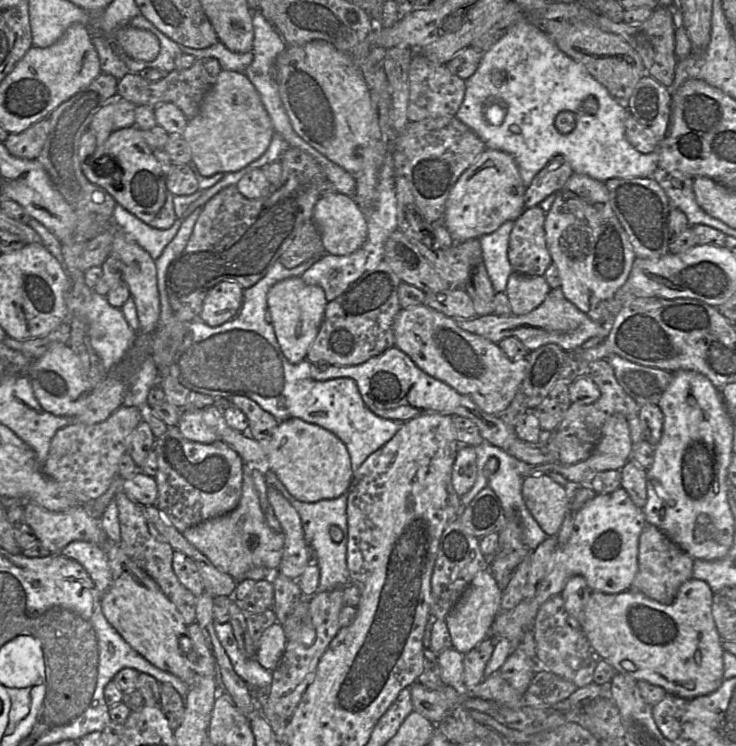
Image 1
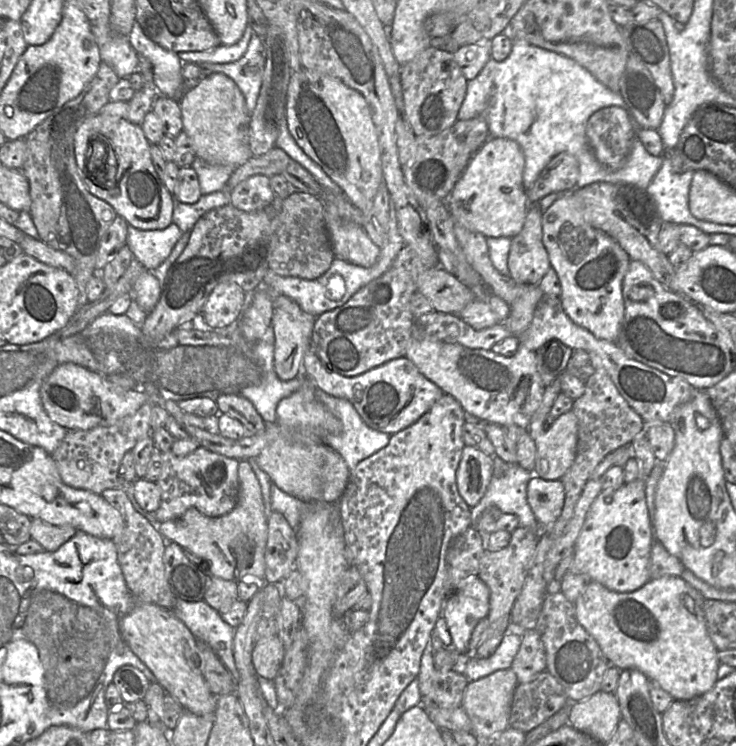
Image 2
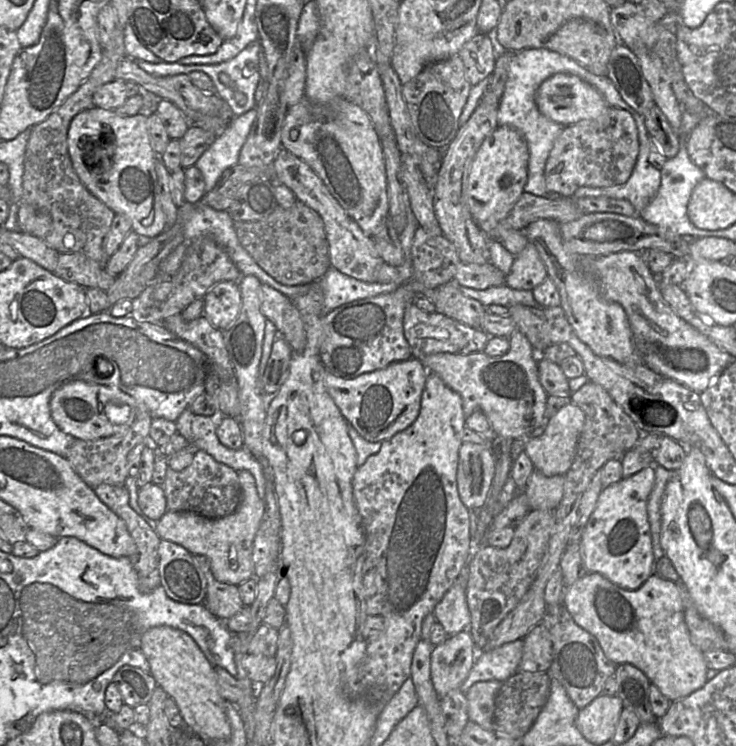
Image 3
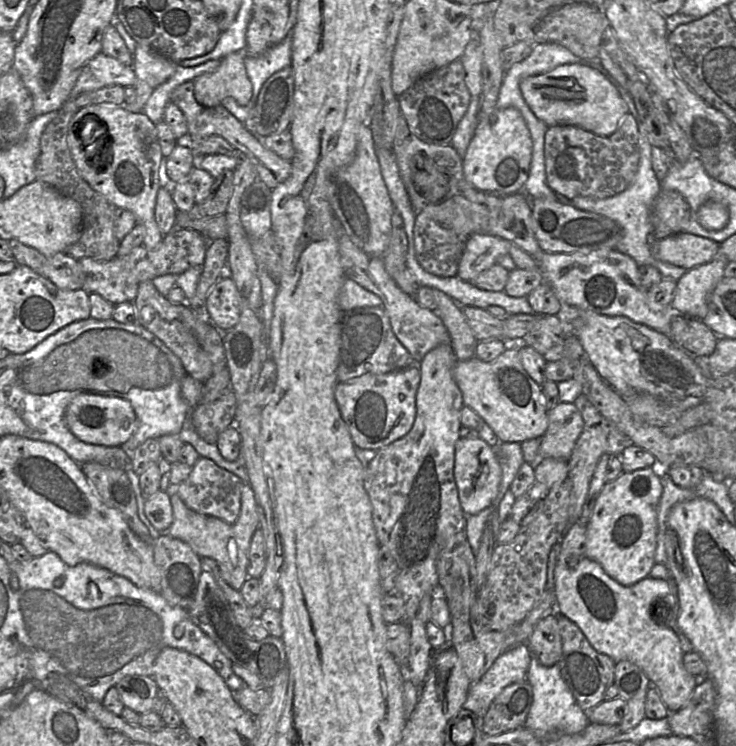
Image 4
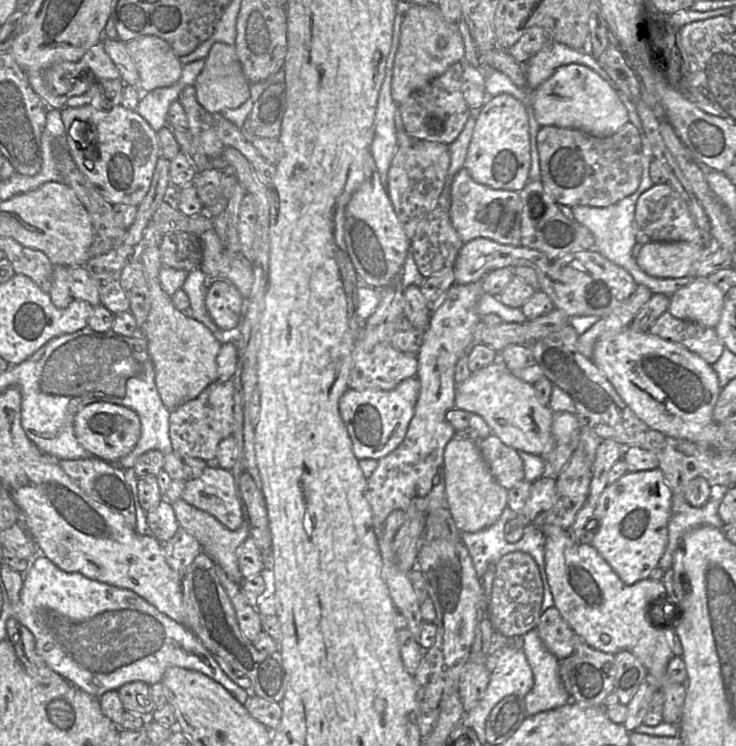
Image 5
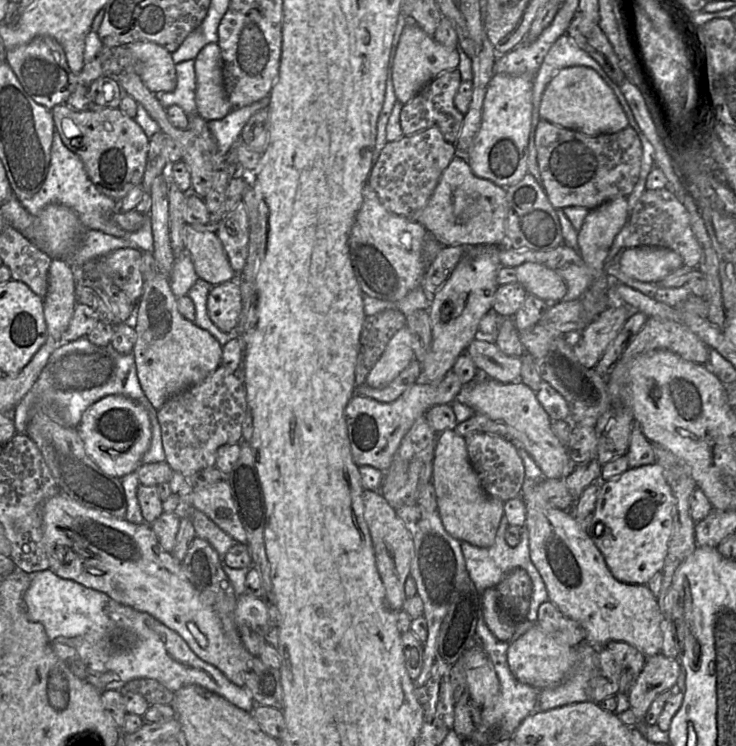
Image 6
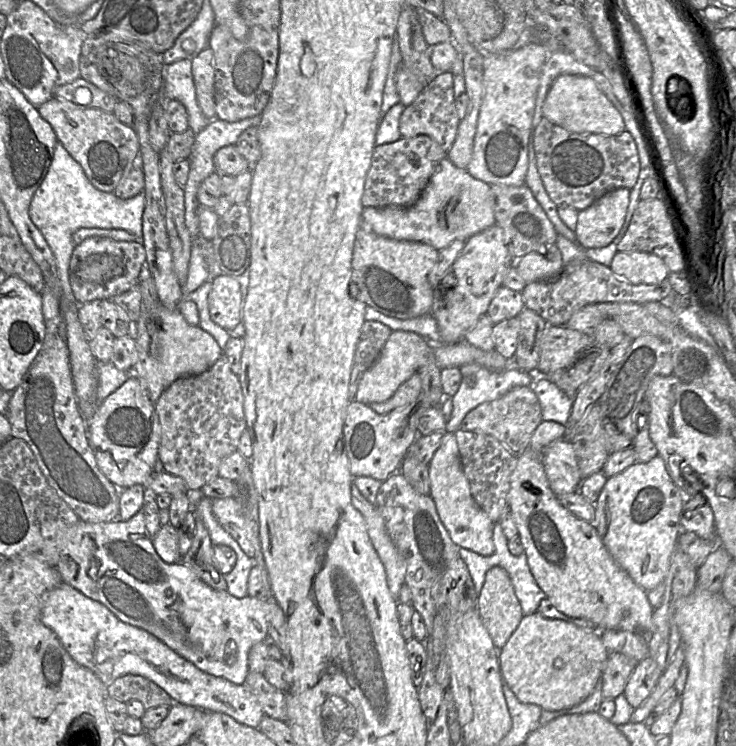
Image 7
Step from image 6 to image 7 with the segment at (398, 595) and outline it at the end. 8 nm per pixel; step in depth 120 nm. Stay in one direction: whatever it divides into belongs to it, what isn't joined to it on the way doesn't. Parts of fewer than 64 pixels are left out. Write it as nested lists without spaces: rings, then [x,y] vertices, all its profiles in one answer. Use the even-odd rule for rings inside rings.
[[[353,482],[351,495],[352,504],[363,515],[372,545],[384,566],[389,591],[397,598],[405,582],[406,559],[393,543],[386,530],[385,521],[375,504],[369,502]]]

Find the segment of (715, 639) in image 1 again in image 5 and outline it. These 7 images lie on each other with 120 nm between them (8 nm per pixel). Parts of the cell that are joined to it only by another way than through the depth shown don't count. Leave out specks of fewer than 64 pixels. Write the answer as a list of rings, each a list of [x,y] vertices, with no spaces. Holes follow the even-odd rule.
[[[555,525],[541,527],[545,535],[545,571],[554,606],[574,633],[590,647],[617,654],[627,650],[637,657],[659,681],[663,691],[663,722],[676,724],[686,697],[686,687],[670,683],[666,676],[668,662],[674,656],[666,626],[658,626],[665,611],[665,587],[661,580],[647,578],[632,585],[624,584],[591,544],[576,543],[569,530]]]

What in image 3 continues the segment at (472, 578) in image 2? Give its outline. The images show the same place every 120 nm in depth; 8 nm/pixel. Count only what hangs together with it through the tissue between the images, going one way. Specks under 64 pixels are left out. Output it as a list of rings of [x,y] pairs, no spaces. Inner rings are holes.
[[[454,583],[434,607],[433,615],[448,636],[468,630],[471,616],[467,605],[466,588]]]

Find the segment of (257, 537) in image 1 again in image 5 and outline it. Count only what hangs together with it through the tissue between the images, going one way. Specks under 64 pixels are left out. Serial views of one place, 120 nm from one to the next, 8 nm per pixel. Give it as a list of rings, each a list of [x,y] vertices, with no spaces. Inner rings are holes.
[[[182,498],[172,502],[172,507],[174,508],[180,528],[197,539],[202,550],[215,561],[215,564],[223,568],[231,581],[241,585],[244,578],[239,569],[236,550],[249,536],[247,523],[244,521],[238,529],[232,531],[223,526],[211,514],[190,505]]]

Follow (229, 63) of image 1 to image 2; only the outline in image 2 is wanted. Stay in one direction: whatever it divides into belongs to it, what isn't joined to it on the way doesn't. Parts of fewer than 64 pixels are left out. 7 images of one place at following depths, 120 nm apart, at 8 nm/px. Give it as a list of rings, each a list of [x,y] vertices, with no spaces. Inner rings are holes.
[[[250,18],[242,38],[233,45],[220,44],[219,46],[203,51],[188,51],[179,53],[179,58],[183,63],[193,62],[196,64],[213,63],[224,64],[239,60],[247,51],[248,45],[255,34]]]

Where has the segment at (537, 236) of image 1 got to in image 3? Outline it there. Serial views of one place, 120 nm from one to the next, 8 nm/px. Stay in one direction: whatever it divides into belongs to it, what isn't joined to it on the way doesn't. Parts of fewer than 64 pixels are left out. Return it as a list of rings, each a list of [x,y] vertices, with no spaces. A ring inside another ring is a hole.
[[[528,241],[525,248],[515,256],[505,285],[515,290],[533,290],[548,277],[535,245]]]

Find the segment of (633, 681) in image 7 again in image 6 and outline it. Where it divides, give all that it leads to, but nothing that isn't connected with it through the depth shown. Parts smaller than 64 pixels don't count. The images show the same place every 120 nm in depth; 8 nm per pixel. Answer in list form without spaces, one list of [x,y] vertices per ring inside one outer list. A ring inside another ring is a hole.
[[[657,654],[646,658],[644,667],[627,697],[638,722],[644,717],[658,694],[675,687],[681,671],[680,662]]]

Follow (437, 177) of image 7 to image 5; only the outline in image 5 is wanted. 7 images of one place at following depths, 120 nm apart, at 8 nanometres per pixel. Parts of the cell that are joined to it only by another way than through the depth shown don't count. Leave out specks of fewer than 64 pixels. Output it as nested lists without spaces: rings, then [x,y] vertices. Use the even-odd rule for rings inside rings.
[[[462,168],[451,180],[451,223],[465,244],[483,237],[500,244],[521,246],[521,209],[519,192],[493,189],[477,183]]]

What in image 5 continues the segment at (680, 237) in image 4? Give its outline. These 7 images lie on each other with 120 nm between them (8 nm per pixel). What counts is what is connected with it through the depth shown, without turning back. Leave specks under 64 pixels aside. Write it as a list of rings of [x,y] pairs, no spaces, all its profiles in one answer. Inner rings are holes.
[[[685,241],[650,242],[644,244],[636,263],[646,274],[657,278],[682,278],[703,256],[706,245]]]

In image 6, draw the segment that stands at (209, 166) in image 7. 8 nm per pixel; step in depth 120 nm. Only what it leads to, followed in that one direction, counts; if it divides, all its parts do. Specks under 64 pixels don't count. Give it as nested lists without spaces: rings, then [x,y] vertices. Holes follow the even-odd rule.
[[[269,96],[242,108],[232,109],[225,117],[207,121],[207,125],[217,142],[217,151],[212,155],[215,171],[224,169],[225,157],[239,139],[242,129],[257,111],[268,107]]]

